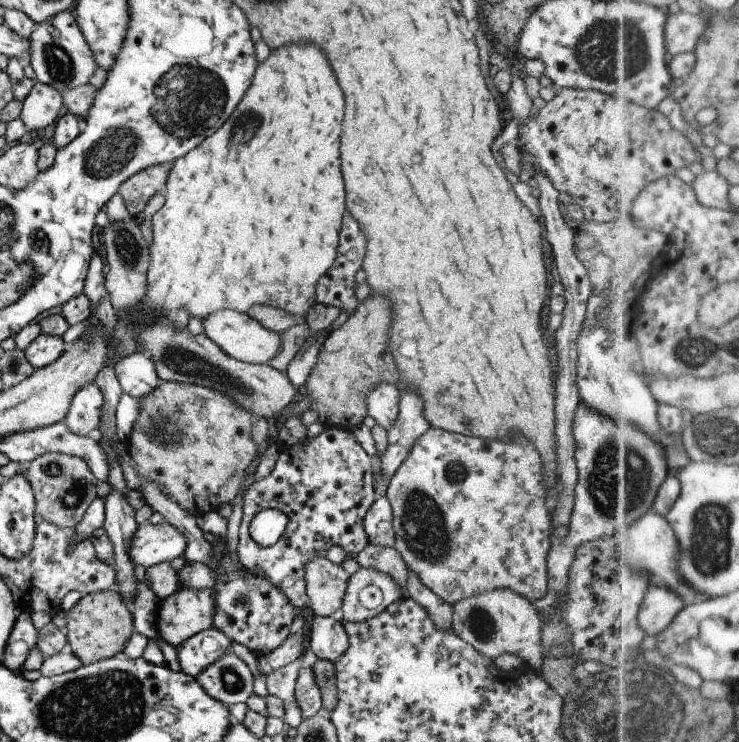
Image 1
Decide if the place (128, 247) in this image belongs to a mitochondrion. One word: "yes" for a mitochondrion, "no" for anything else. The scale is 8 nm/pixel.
yes

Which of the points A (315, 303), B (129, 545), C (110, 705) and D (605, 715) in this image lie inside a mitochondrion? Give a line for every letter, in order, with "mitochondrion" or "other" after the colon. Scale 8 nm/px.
A: other
B: other
C: mitochondrion
D: mitochondrion

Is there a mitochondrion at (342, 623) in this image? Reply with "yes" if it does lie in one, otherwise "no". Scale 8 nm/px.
no

